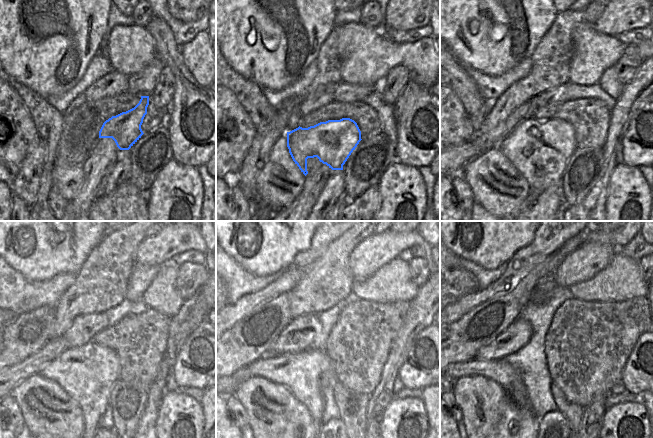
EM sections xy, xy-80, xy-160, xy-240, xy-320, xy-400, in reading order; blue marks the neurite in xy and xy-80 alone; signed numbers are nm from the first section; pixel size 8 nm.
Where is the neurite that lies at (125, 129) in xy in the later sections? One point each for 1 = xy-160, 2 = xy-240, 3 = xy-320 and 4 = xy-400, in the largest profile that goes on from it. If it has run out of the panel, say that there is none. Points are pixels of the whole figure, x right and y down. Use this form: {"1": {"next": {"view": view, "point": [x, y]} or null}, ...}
{"1": {"next": {"view": "xy-160", "point": [539, 149]}}, "2": {"next": {"view": "xy-240", "point": [87, 373]}}, "3": {"next": {"view": "xy-320", "point": [305, 373]}}, "4": {"next": {"view": "xy-400", "point": [500, 371]}}}

